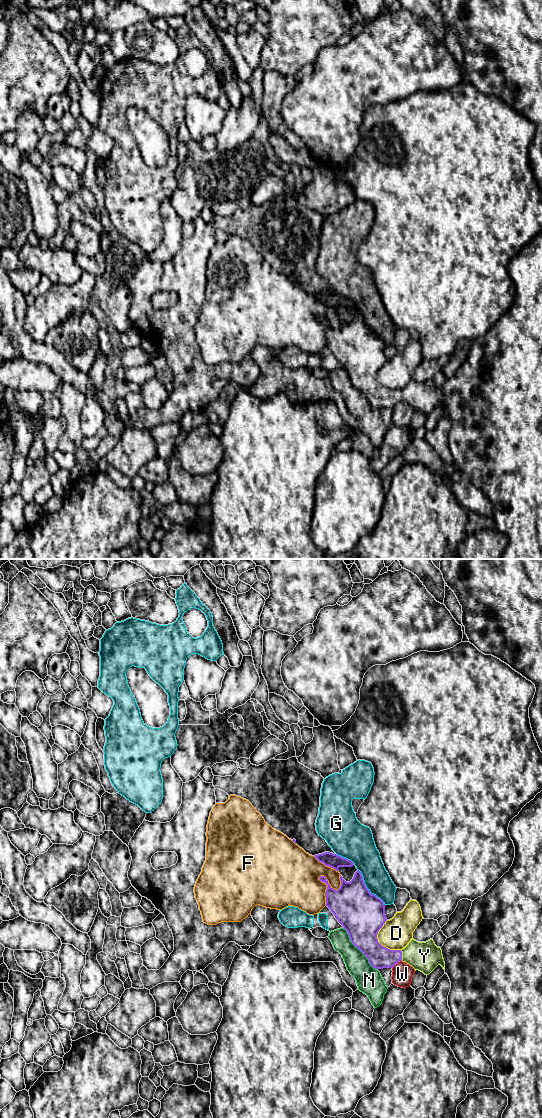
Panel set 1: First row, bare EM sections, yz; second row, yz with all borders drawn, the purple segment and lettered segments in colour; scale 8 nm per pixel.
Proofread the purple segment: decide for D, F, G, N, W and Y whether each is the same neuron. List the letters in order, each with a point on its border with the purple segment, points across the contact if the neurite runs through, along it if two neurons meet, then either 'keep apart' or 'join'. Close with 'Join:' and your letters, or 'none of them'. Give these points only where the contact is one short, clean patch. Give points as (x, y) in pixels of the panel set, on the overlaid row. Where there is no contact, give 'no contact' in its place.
D: yz (378, 942) | keep apart
F: yz (327, 882) | keep apart
G: yz (368, 889) | keep apart
N: yz (358, 948) | keep apart
W: yz (396, 963) | keep apart
Y: yz (401, 955) | join
Join: Y

